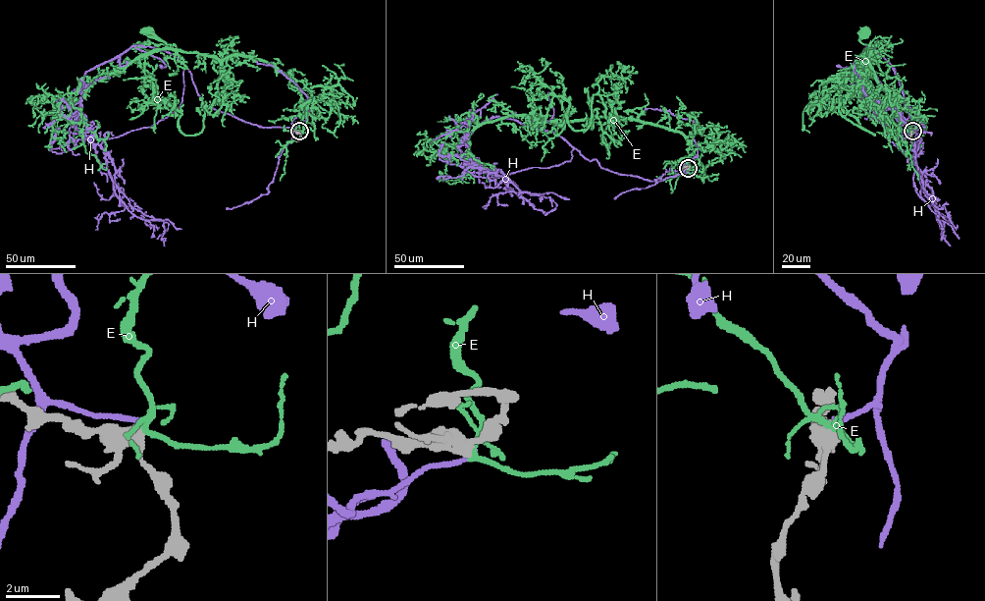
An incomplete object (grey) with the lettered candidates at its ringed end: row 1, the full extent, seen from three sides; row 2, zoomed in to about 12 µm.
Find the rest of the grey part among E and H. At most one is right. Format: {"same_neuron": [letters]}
{"same_neuron": []}

